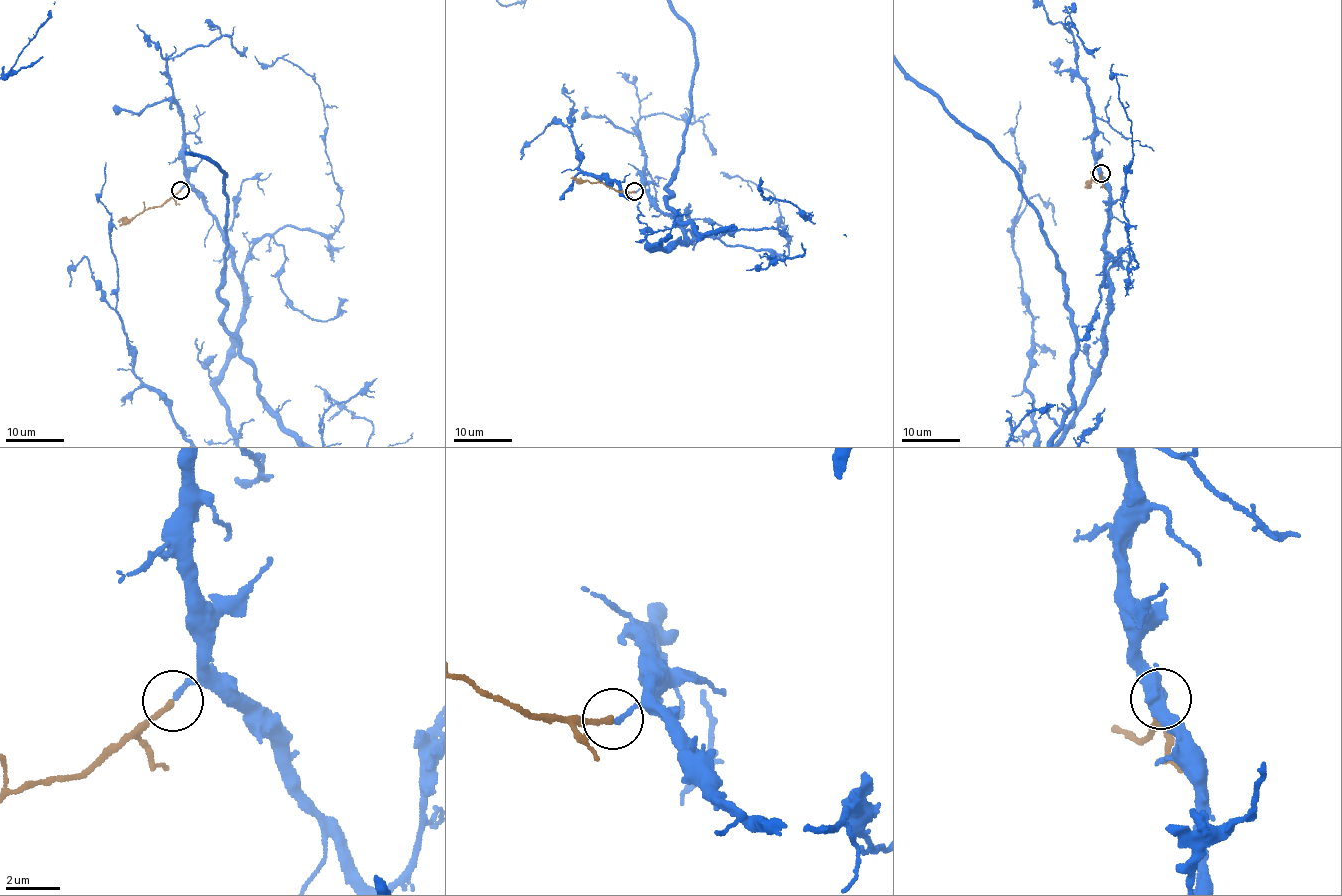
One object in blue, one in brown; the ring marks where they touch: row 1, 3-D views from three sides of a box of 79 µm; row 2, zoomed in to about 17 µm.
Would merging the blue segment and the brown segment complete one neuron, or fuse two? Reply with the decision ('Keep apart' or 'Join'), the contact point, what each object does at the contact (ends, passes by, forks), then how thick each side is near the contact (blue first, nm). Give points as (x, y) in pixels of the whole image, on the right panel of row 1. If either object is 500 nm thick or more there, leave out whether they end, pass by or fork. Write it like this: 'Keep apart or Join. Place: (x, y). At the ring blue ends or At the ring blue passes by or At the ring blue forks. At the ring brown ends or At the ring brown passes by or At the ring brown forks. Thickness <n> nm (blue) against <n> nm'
Join. Place: (1101, 173). At the ring blue ends. At the ring brown ends. Thickness 190 nm (blue) against 220 nm

